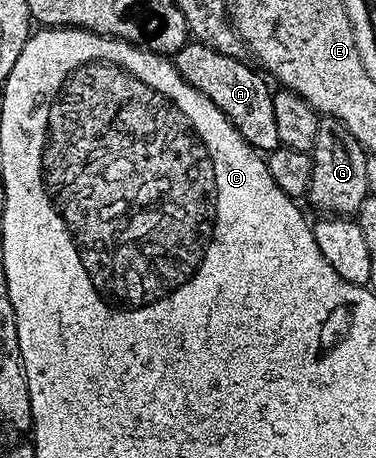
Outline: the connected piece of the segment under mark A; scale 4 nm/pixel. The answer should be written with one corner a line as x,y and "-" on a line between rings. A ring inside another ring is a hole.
188,41
180,51
176,51
173,62
180,77
198,93
203,93
213,105
217,105
217,109
229,117
237,133
249,141
252,149
259,153
270,153
281,146
276,118
273,117
272,88
267,88
268,80
250,62
225,57
225,53
217,53
217,49
209,49
209,45
198,41

